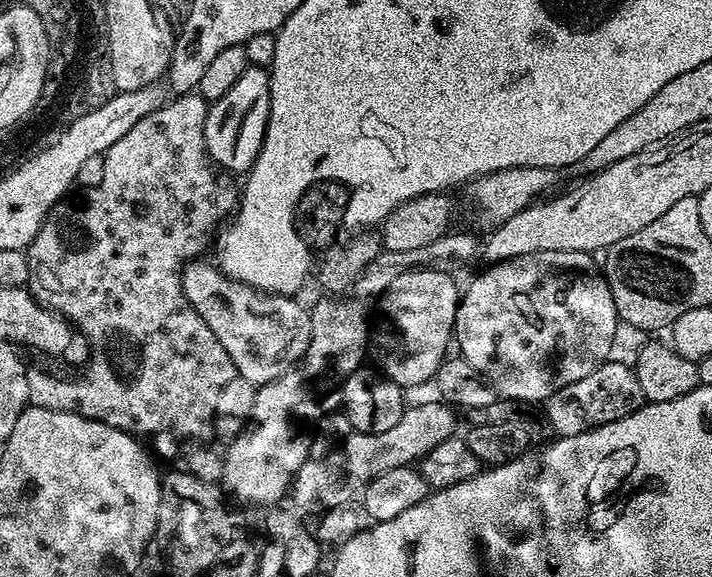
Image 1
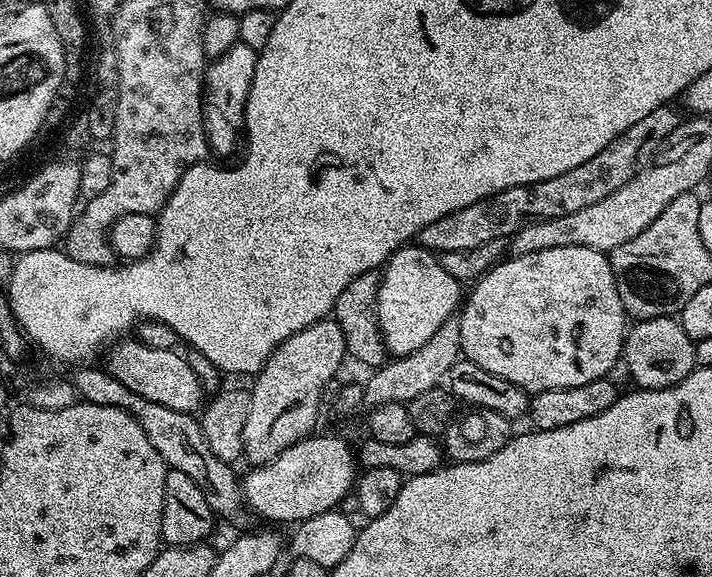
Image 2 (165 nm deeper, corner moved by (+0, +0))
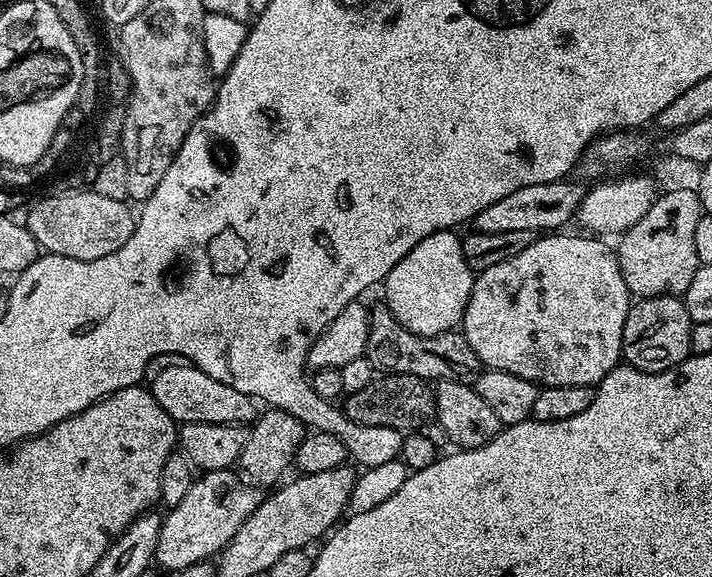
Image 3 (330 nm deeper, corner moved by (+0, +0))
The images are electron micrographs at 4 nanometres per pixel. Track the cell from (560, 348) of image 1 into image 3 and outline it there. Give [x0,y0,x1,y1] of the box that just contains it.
[462,234,630,386]

